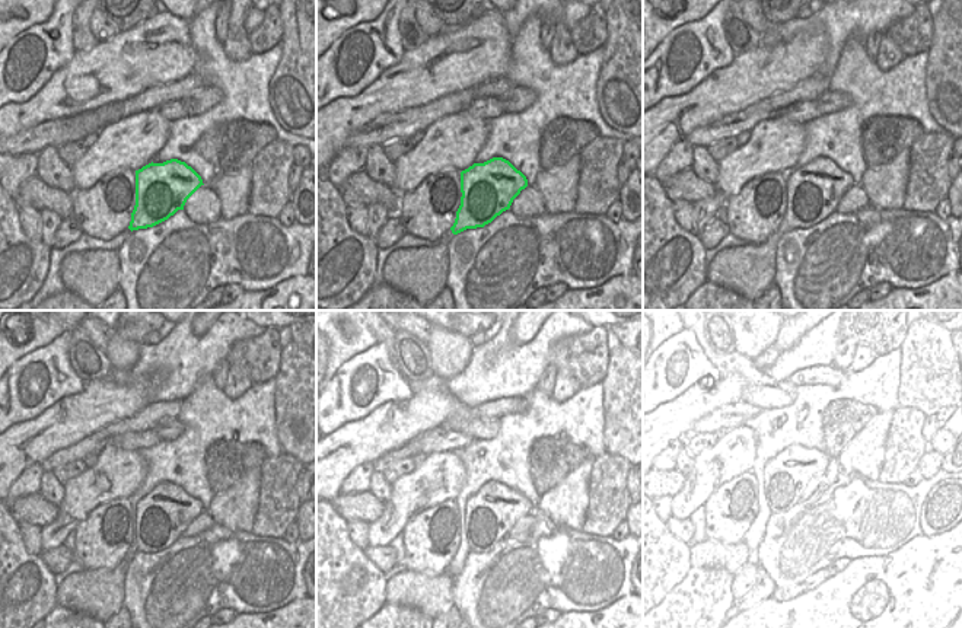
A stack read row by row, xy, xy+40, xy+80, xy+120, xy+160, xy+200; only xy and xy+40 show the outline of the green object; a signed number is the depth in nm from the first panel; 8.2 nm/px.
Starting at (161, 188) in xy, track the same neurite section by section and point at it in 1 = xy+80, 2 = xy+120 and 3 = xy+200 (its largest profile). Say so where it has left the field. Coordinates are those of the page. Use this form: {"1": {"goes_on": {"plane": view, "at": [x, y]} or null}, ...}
{"1": {"goes_on": {"plane": "xy+80", "at": [814, 191]}}, "2": {"goes_on": {"plane": "xy+120", "at": [161, 517]}}, "3": {"goes_on": {"plane": "xy+200", "at": [795, 503]}}}

